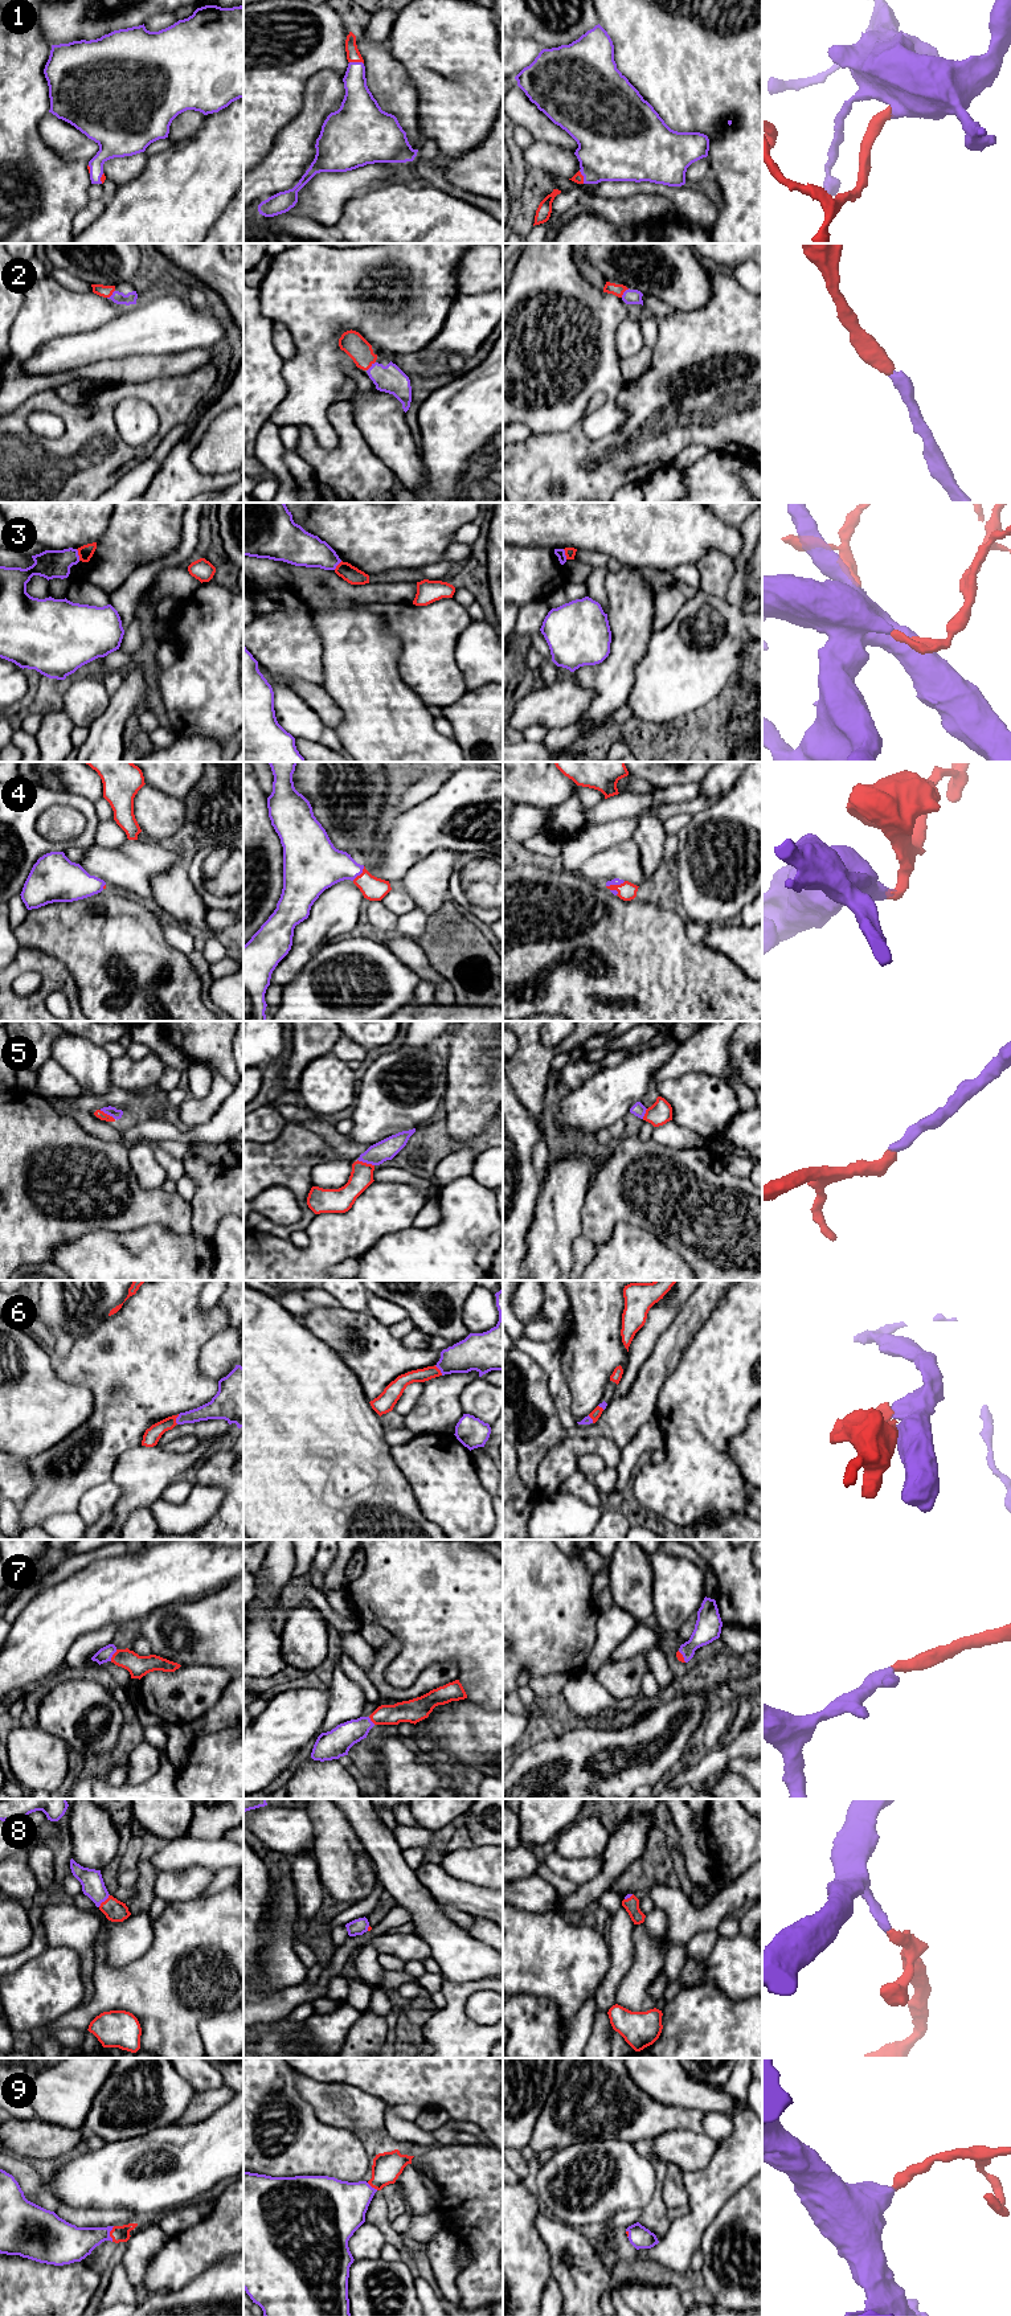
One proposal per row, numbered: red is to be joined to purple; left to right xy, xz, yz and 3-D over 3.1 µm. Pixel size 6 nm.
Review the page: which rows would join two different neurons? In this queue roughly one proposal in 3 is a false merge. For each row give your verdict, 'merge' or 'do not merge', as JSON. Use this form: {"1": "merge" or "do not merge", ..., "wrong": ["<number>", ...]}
{"1": "merge", "2": "merge", "3": "do not merge", "4": "merge", "5": "merge", "6": "merge", "7": "merge", "8": "merge", "9": "merge", "wrong": ["3"]}

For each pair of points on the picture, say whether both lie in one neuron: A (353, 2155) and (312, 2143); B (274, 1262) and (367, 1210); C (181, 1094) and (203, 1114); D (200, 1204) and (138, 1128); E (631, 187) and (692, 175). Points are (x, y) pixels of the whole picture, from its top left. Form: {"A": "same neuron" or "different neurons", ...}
{"A": "same neuron", "B": "same neuron", "C": "different neurons", "D": "different neurons", "E": "different neurons"}

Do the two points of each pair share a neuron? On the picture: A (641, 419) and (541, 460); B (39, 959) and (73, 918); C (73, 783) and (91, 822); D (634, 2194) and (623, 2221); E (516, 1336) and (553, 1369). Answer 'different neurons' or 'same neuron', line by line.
A: same neuron
B: different neurons
C: different neurons
D: different neurons
E: same neuron

